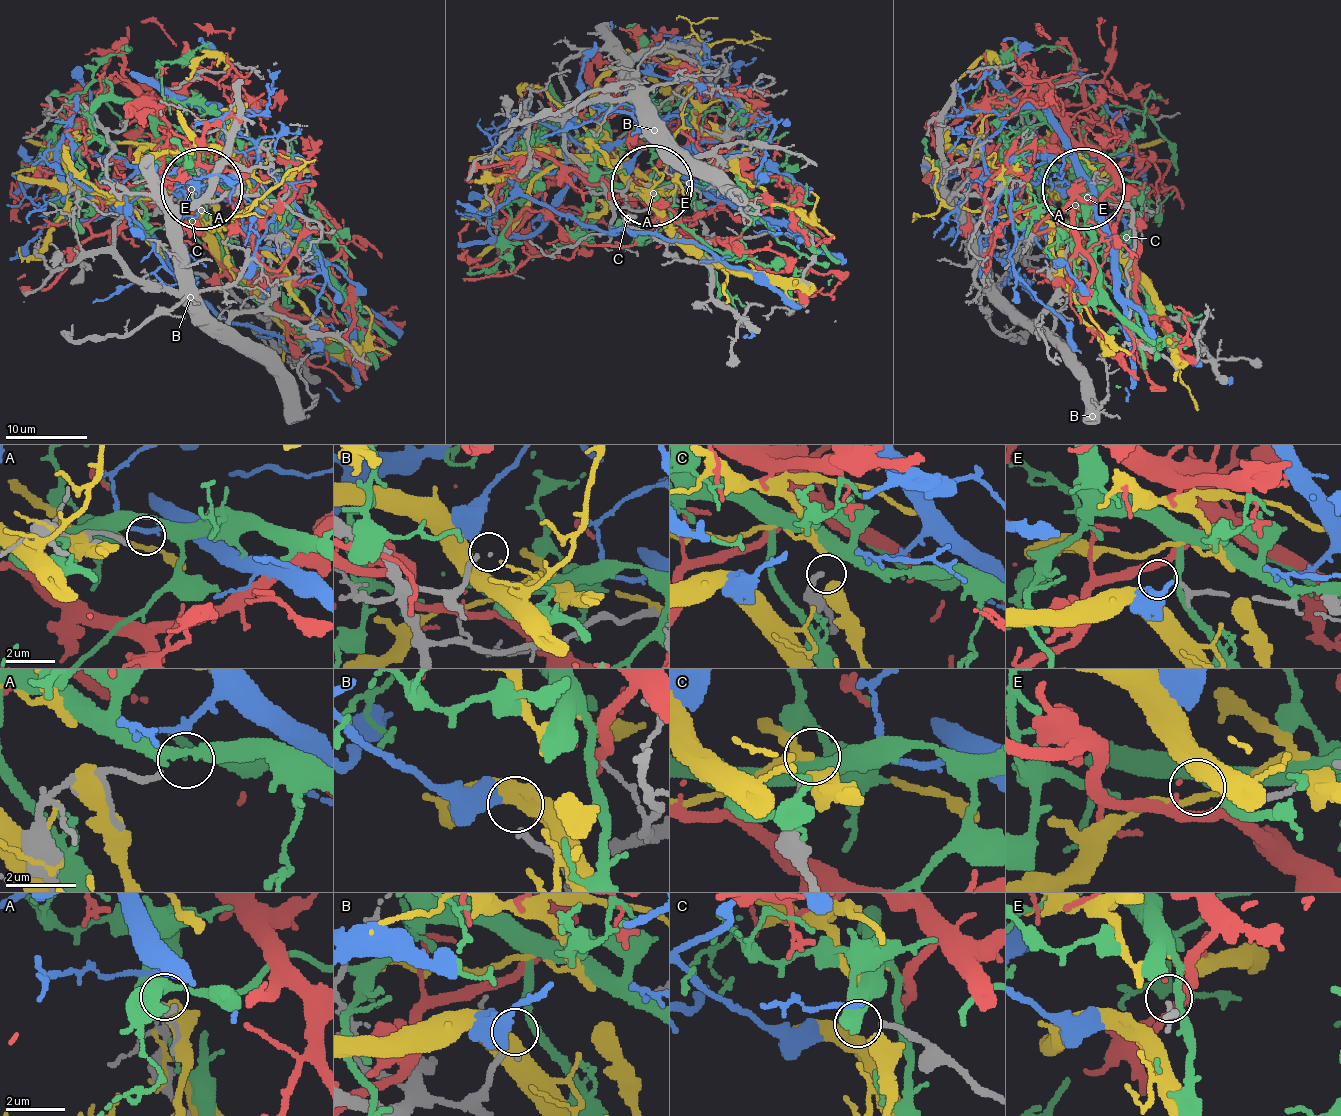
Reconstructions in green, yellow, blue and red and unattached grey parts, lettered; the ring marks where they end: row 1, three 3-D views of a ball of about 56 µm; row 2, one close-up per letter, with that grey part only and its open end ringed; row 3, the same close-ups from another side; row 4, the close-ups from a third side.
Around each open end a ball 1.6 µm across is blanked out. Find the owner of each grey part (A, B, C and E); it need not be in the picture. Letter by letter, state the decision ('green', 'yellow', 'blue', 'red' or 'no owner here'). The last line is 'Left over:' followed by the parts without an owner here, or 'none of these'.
A: blue
B: no owner here
C: no owner here
E: red
Left over: B, C

